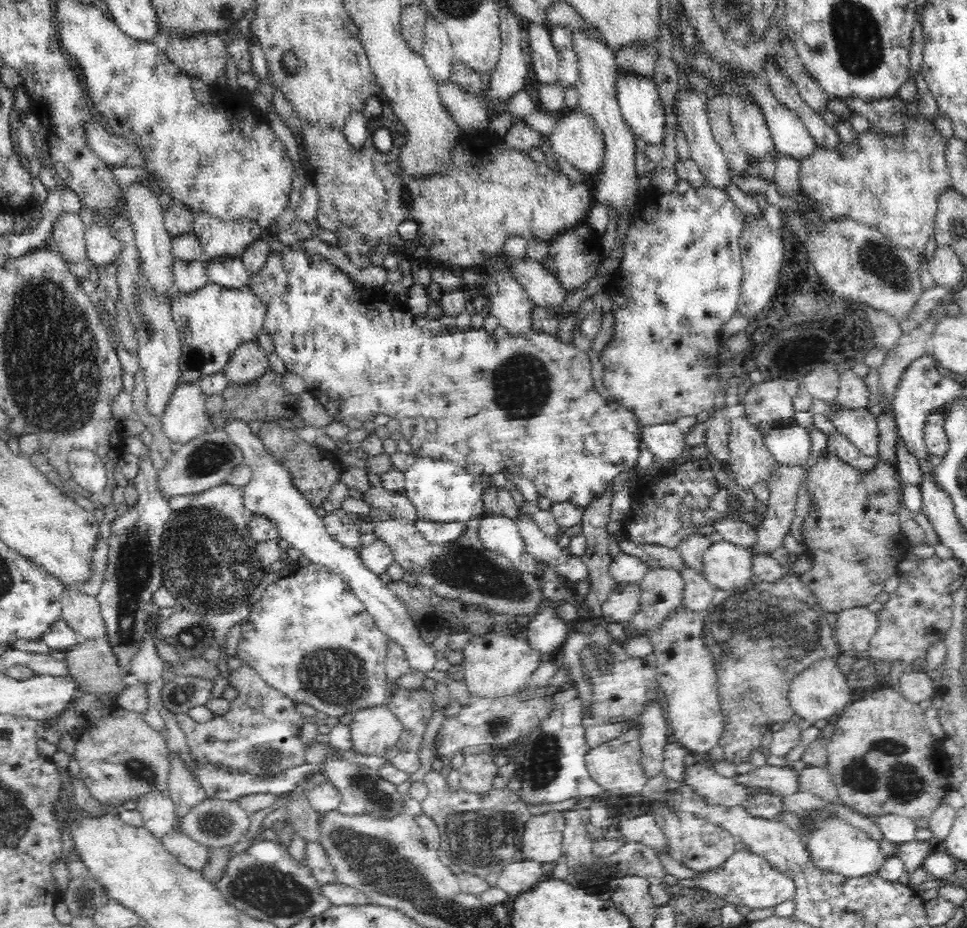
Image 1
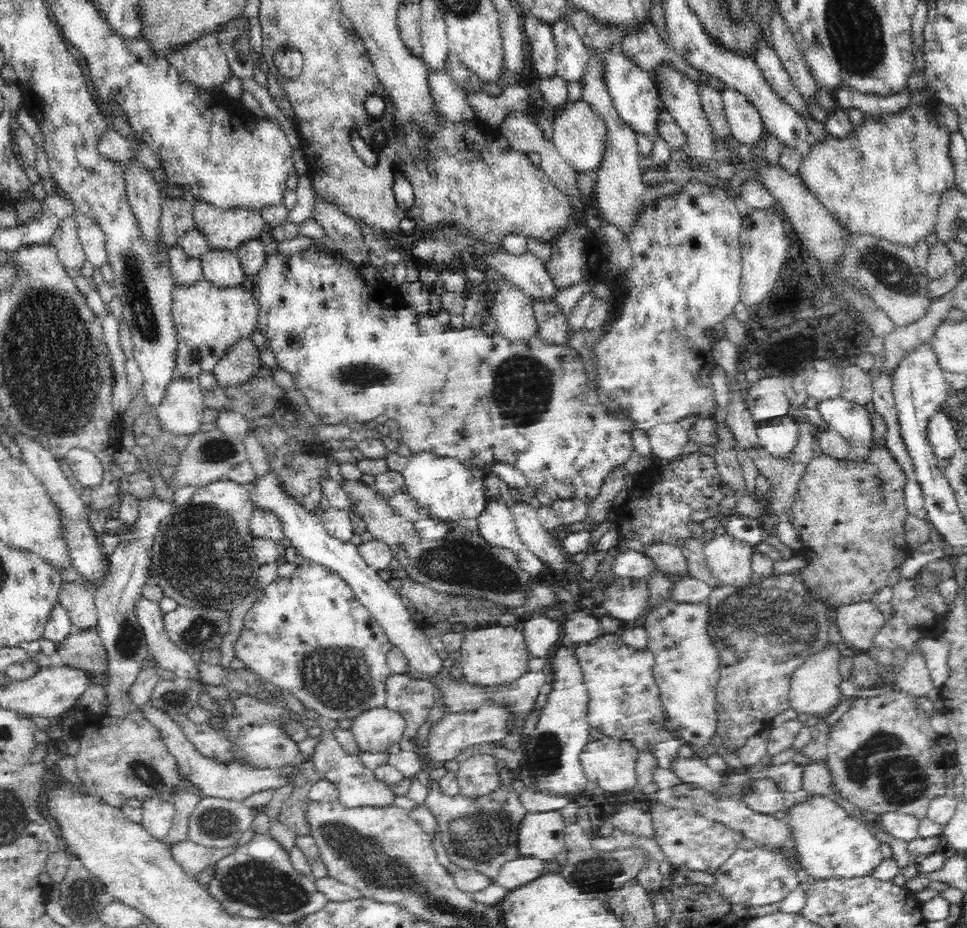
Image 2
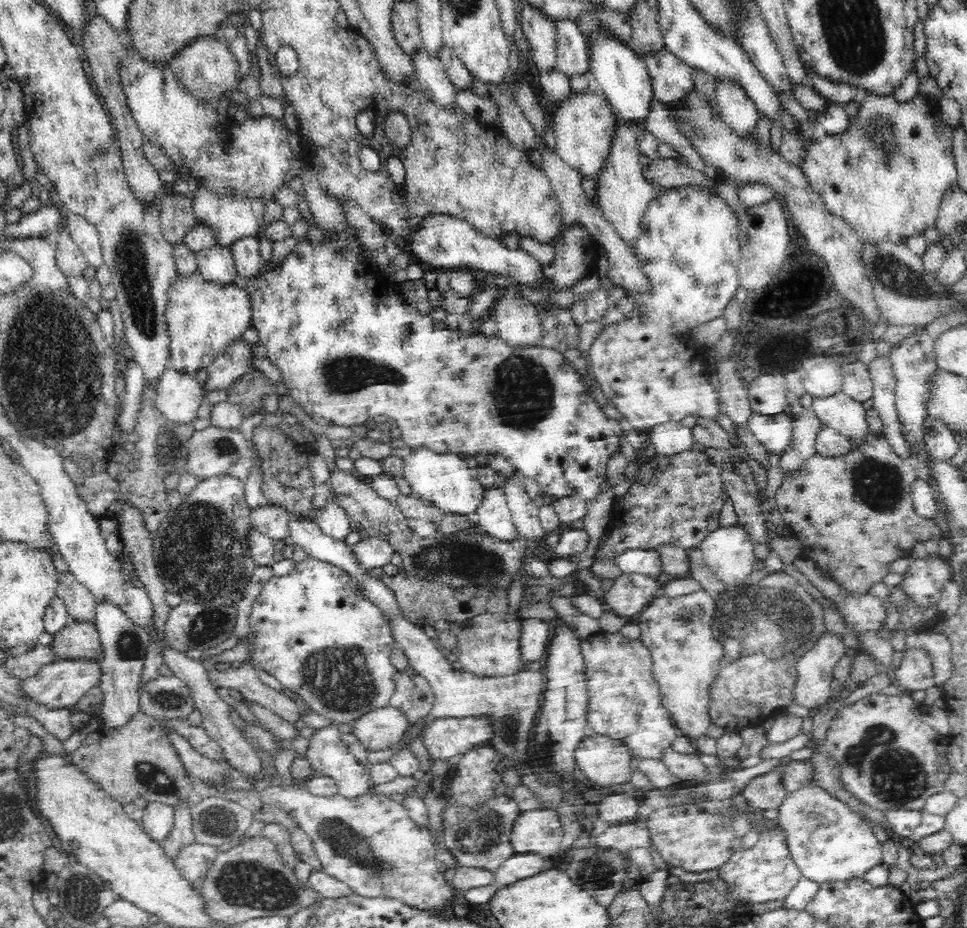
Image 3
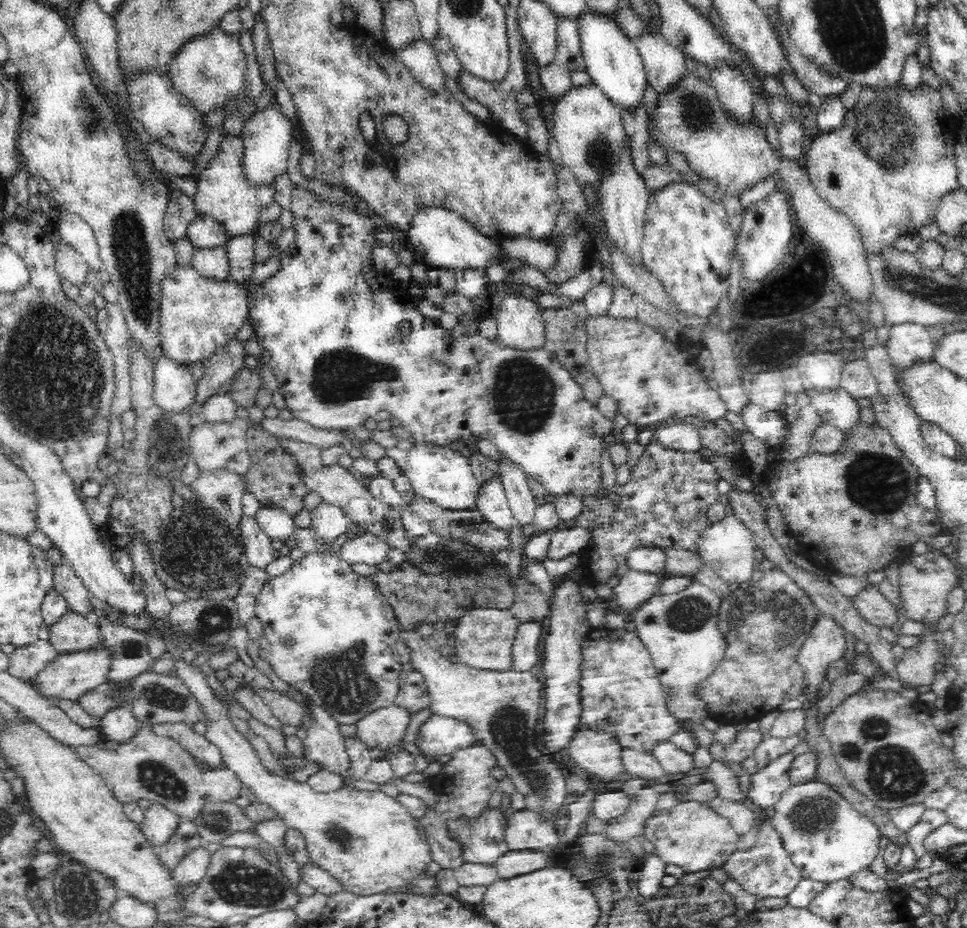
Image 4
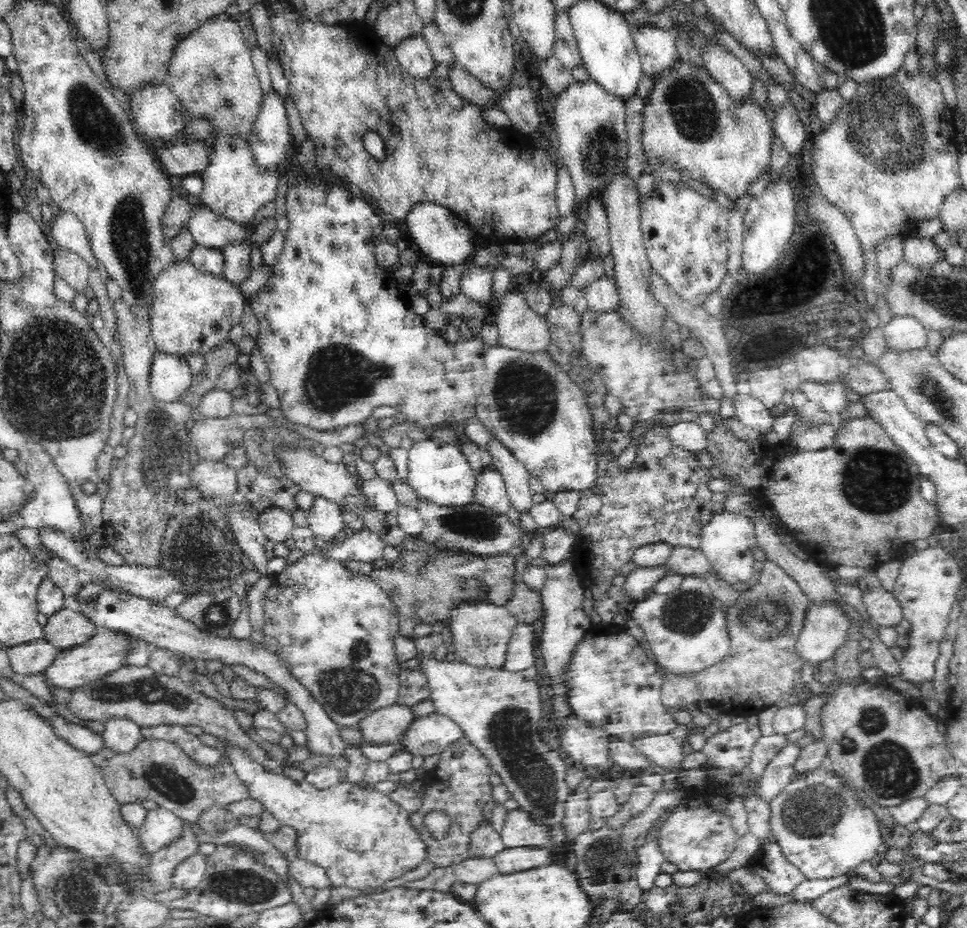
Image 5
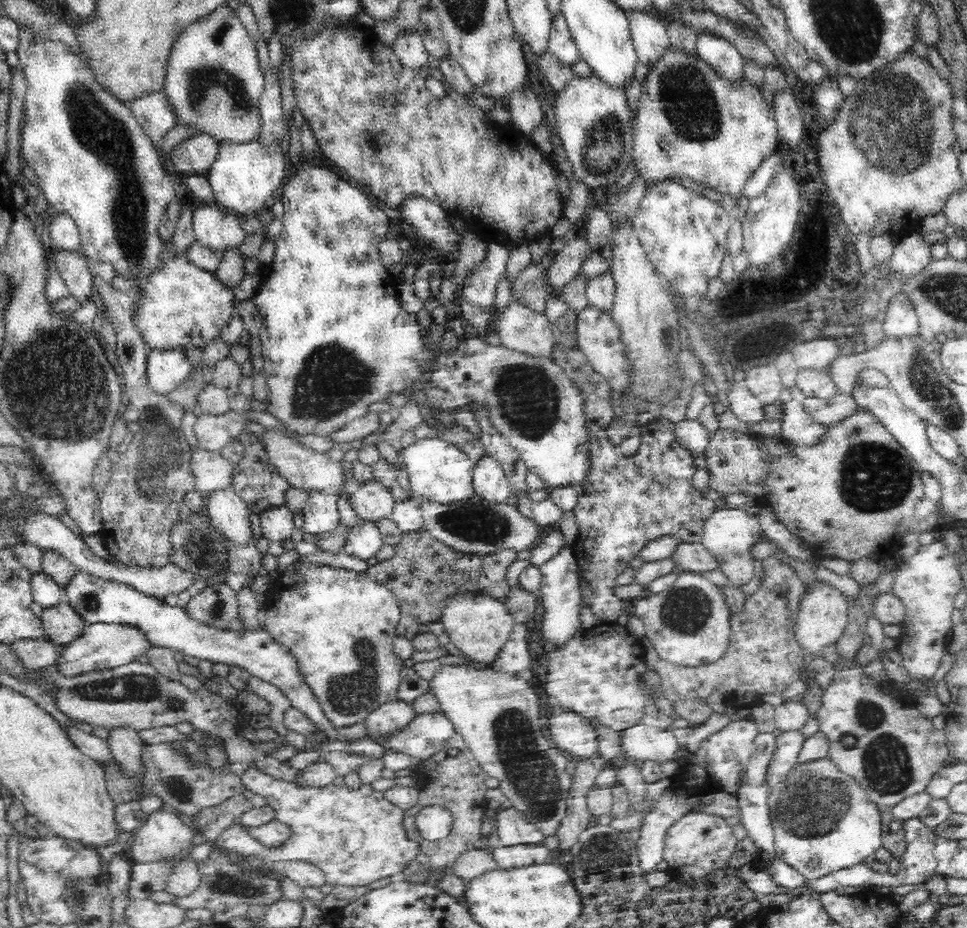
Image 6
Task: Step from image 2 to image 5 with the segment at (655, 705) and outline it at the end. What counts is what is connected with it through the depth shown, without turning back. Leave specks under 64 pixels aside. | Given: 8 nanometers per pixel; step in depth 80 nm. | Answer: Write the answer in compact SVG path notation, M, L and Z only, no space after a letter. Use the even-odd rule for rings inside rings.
M612 622L592 623L579 642L566 673L570 705L575 716L607 730L624 743L633 744L648 736L664 736L678 728L678 722L662 702L663 673L625 627L615 626Z

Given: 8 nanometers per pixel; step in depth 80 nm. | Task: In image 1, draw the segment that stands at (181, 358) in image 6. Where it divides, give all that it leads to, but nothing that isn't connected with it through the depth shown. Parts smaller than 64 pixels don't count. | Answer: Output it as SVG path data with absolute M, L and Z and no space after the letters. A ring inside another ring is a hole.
M182 383L176 388L162 418L163 431L173 447L184 446L189 440L206 433L205 402L199 383Z

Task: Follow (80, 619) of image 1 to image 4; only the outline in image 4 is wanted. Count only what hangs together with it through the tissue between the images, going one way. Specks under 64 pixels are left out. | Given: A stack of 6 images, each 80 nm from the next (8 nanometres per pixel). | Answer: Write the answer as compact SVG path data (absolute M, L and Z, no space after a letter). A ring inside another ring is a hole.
M66 563L54 568L54 586L66 600L69 612L86 618L93 618L95 608L91 593L79 576Z

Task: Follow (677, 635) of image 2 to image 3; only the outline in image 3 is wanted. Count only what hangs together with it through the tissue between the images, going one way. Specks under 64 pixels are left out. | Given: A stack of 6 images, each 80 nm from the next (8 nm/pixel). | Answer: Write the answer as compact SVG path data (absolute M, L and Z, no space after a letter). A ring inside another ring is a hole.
M706 590L683 598L669 598L666 596L655 600L636 618L640 627L640 641L646 645L653 658L653 677L659 684L661 701L665 710L669 712L669 719L678 729L678 734L686 736L695 743L702 736L706 736L706 730L712 726L710 714L710 686L716 680L720 670L720 662L723 657L723 649L715 640L711 622L716 608L716 600Z

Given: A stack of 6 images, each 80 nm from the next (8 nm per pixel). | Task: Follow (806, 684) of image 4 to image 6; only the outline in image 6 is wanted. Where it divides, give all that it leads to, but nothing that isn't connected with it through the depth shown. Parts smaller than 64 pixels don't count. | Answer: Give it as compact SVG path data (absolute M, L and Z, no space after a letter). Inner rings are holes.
M824 581L814 584L814 588L806 590L804 594L805 598L802 600L798 622L796 622L795 626L795 635L804 654L822 656L822 652L830 644L838 642L844 634L844 630L848 626L850 604L840 590Z

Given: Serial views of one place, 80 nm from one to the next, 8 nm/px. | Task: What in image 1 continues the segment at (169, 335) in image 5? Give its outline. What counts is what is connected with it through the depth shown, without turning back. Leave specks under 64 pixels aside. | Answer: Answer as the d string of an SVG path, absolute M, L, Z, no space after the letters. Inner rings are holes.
M212 282L194 294L184 296L179 293L178 298L172 302L171 313L182 345L179 384L199 383L204 376L224 373L224 368L228 366L236 348L244 342L256 341L258 334L263 331L264 324L266 324L266 305L250 290L250 287L231 289Z

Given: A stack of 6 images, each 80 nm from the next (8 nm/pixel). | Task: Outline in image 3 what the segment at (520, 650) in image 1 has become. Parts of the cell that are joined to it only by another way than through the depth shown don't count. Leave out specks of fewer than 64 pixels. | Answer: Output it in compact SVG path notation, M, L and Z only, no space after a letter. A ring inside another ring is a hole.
M506 613L483 615L464 624L462 631L454 636L457 660L462 664L462 669L477 678L502 678L522 671L521 621Z

